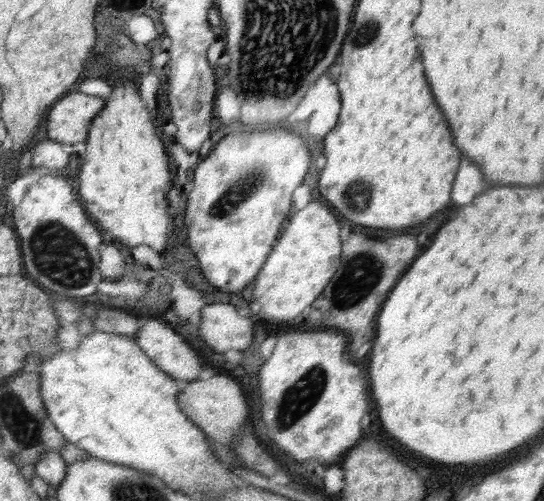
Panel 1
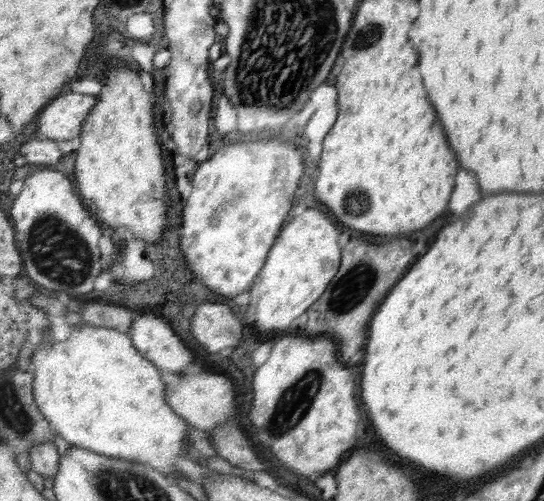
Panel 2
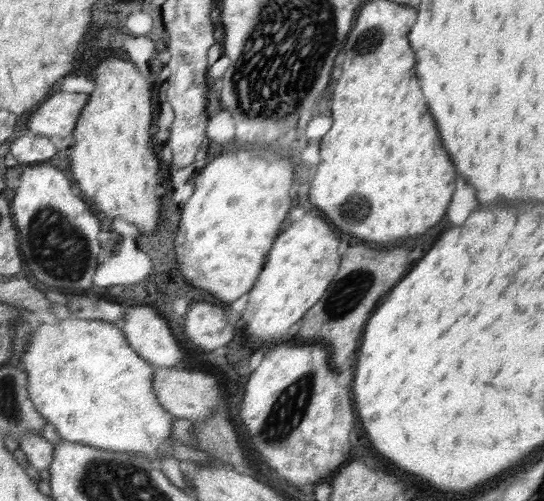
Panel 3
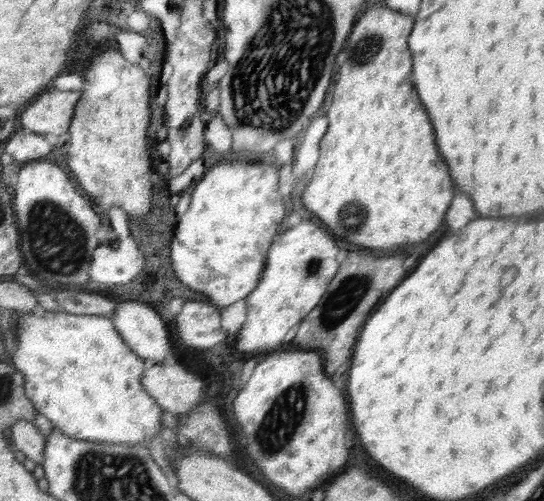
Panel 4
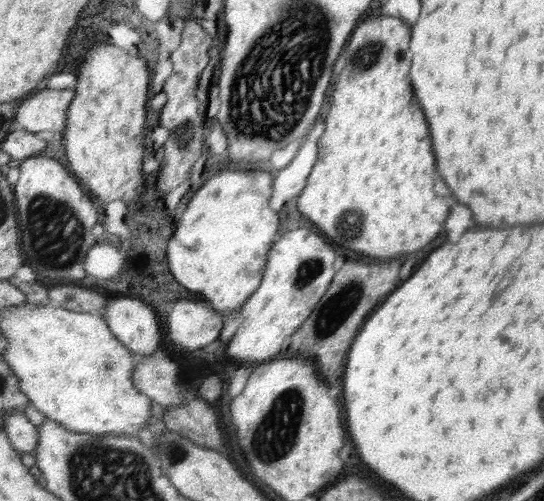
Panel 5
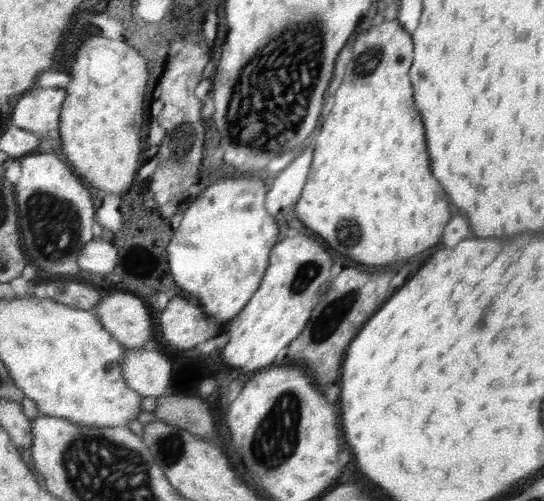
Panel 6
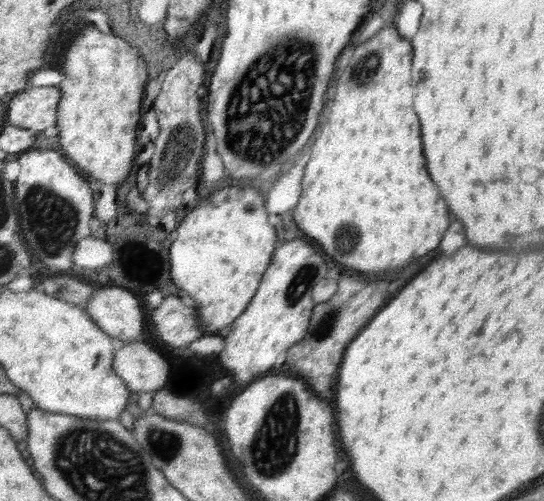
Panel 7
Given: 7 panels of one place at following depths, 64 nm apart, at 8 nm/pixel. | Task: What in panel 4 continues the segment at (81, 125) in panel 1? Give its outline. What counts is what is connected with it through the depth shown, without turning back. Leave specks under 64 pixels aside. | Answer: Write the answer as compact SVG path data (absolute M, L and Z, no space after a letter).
M47 90L24 108L20 118L23 128L43 135L68 132L81 96L81 90Z

